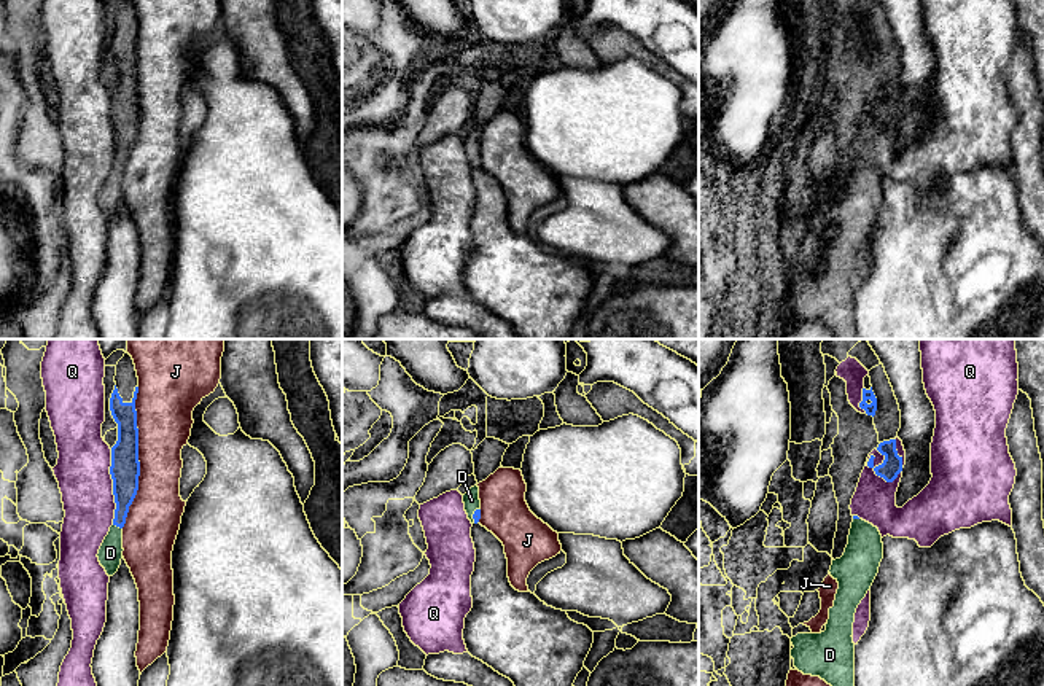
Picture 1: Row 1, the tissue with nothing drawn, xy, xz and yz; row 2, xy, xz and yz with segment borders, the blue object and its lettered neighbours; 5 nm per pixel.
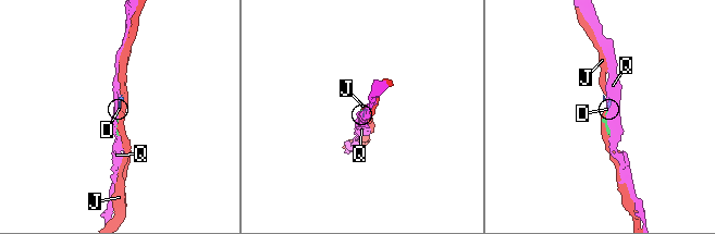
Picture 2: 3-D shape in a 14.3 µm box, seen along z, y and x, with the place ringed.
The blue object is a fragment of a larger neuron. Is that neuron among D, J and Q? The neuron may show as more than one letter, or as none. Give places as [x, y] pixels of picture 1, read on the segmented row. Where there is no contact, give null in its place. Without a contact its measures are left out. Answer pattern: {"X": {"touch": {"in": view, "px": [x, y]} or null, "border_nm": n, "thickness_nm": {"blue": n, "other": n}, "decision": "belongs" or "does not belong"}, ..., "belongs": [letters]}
{"D": {"touch": {"in": "xy", "px": [118, 526]}, "border_nm": 50, "thickness_nm": {"blue": 130, "other": 120}, "decision": "belongs"}, "J": {"touch": {"in": "xy", "px": [137, 457]}, "border_nm": 700, "thickness_nm": {"blue": 150, "other": 280}, "decision": "does not belong"}, "Q": {"touch": {"in": "yz", "px": [884, 478]}, "border_nm": 190, "thickness_nm": {"blue": 100, "other": 220}, "decision": "does not belong"}, "belongs": ["D"]}

